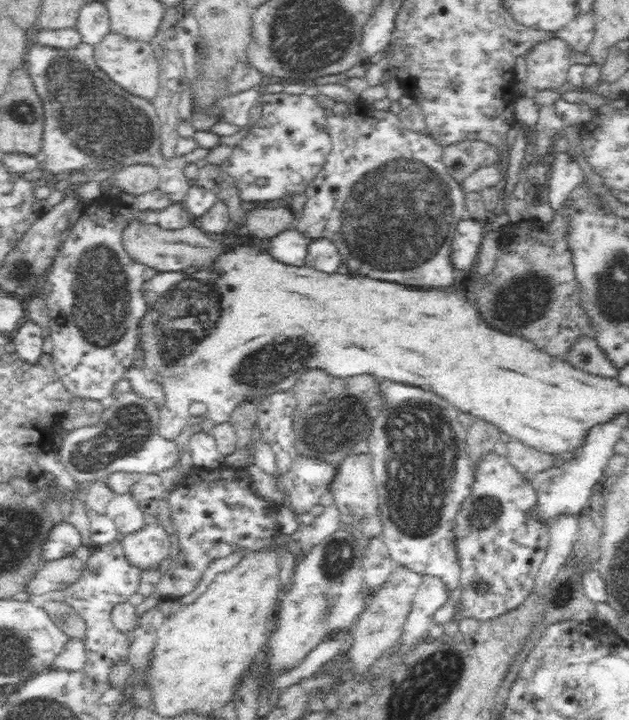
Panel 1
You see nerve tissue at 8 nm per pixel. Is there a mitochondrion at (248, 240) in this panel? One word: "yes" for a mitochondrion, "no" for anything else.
no

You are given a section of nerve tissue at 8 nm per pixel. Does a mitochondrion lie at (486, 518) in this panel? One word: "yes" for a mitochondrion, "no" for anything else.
yes

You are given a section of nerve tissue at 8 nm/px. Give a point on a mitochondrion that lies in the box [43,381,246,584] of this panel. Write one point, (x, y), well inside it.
(130, 422)

